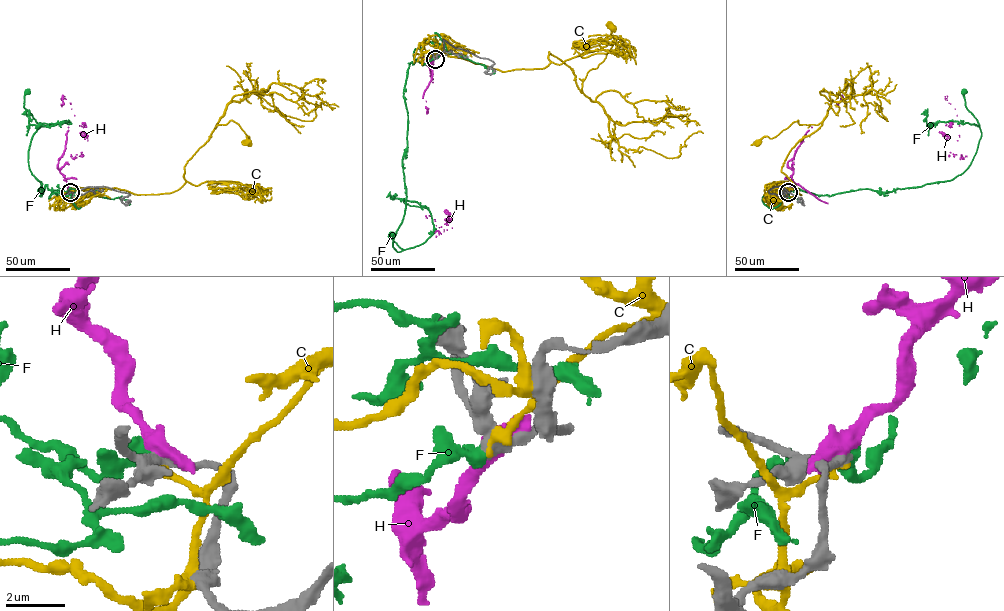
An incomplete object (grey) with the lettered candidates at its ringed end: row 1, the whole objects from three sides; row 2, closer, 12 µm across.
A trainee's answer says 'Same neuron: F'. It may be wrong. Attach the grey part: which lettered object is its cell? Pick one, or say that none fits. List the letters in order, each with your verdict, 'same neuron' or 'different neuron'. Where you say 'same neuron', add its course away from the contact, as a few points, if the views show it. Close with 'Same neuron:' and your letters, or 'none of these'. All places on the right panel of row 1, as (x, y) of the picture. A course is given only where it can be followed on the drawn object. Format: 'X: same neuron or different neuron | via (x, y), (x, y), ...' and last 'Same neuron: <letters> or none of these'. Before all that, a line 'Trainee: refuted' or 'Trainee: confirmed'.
Trainee: refuted
C: different neuron
F: different neuron
H: different neuron
Same neuron: none of these

